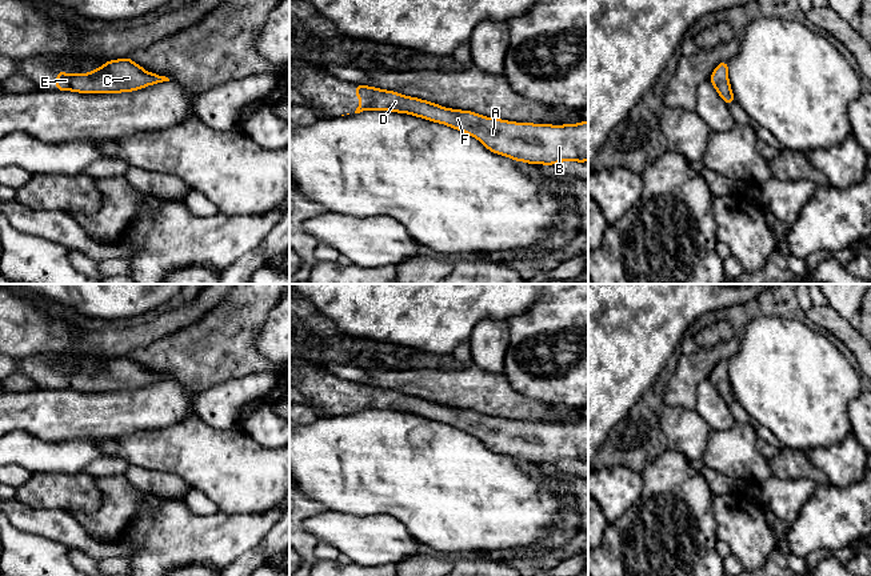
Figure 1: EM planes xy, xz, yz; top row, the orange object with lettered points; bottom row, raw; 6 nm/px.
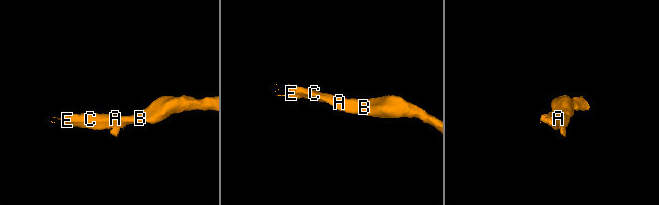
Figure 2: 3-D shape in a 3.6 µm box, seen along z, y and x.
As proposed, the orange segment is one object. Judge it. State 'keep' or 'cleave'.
keep

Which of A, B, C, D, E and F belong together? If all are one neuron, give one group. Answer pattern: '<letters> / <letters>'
A B C D E F

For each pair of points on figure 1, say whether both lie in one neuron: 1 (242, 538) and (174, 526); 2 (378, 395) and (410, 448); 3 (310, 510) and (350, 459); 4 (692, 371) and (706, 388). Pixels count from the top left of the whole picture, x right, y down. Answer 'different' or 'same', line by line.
1: same
2: different
3: different
4: different

